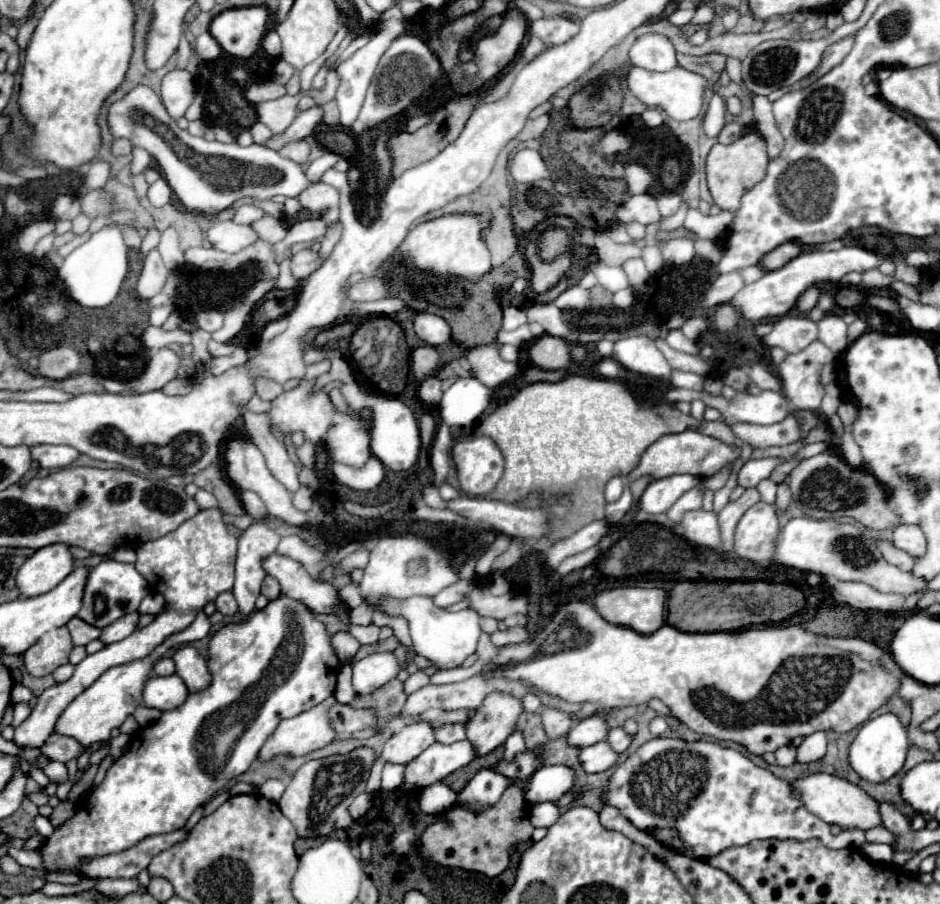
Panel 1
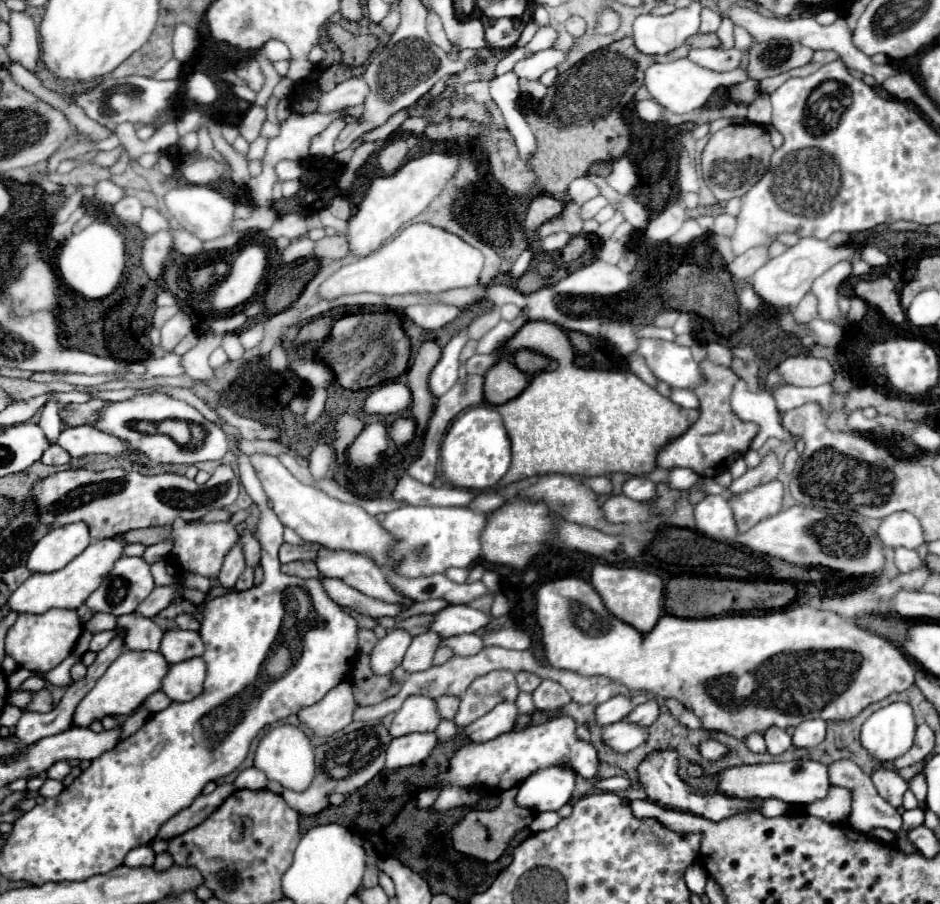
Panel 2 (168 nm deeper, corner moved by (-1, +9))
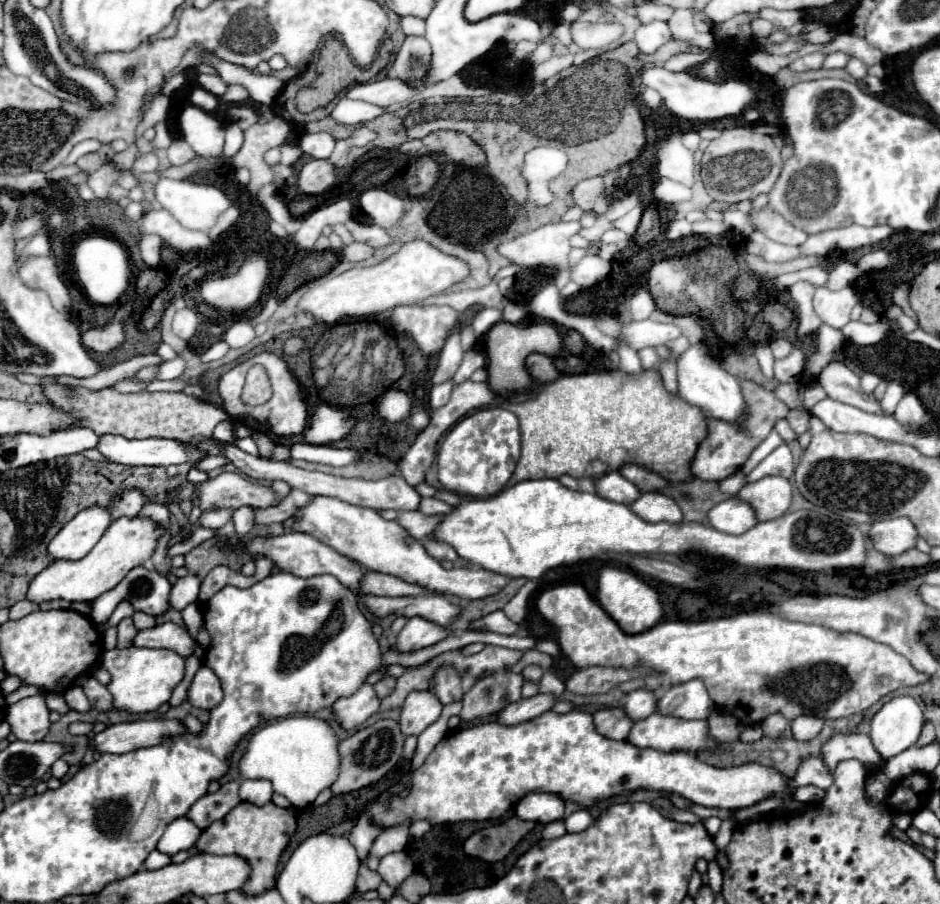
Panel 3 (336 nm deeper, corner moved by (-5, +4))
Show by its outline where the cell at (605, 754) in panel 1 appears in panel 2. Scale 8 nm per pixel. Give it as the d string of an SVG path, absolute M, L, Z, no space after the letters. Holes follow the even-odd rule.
M626 720L622 722L616 722L616 724L610 724L604 728L602 732L602 742L612 748L614 752L622 754L622 752L630 752L634 750L636 746L640 746L644 740L646 740L646 728L642 726L634 726Z

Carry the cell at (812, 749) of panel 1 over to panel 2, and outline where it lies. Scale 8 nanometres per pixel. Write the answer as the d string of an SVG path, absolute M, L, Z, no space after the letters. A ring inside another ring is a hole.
M806 720L796 726L792 742L796 748L814 748L826 738L826 720Z

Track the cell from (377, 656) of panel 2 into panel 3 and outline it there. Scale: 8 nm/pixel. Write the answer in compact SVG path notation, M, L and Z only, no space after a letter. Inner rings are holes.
M410 617L404 629L398 635L396 649L398 651L416 651L422 647L430 647L450 635L450 629L444 629L424 617Z

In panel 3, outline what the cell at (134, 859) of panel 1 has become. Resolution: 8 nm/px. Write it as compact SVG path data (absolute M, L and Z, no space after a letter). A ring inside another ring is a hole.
M228 781L216 793L206 793L190 807L188 819L192 819L200 829L210 827L240 803L238 789L240 781Z

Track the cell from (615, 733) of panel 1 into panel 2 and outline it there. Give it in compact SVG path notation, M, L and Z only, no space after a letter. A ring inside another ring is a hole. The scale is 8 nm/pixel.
M646 702L646 704L640 704L636 706L628 716L626 720L630 724L636 724L636 726L650 726L660 714L660 708L658 708L658 702Z

